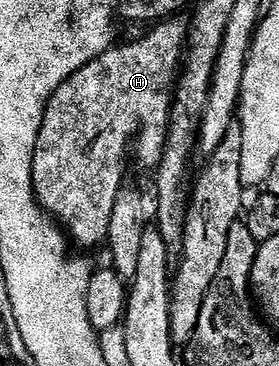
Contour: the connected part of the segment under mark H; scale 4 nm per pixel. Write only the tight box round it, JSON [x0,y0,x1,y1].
[32,18,189,248]

